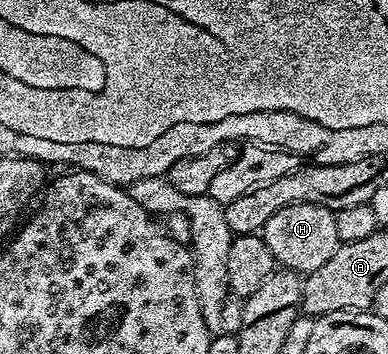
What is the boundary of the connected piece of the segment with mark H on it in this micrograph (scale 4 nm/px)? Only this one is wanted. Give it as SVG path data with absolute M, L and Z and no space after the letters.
M300 204L282 208L270 216L260 234L279 265L304 276L326 264L341 243L335 211L322 205Z

